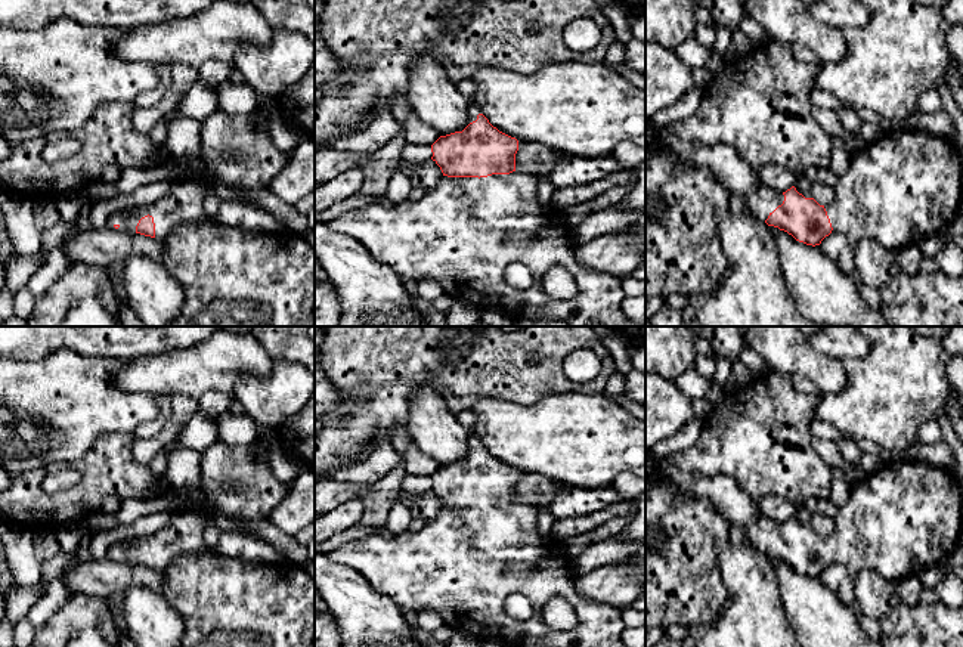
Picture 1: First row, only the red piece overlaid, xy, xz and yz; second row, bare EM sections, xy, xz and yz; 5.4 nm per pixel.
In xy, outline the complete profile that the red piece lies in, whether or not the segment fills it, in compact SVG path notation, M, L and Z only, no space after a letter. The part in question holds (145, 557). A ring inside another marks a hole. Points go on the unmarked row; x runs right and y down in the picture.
M196 507L174 511L168 523L155 533L114 542L106 551L106 558L162 572L179 557L205 550L204 511Z

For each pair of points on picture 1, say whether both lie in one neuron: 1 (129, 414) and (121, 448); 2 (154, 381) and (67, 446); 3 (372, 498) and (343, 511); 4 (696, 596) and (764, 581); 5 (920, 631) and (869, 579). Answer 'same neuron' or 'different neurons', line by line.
1: different neurons
2: different neurons
3: different neurons
4: different neurons
5: same neuron

